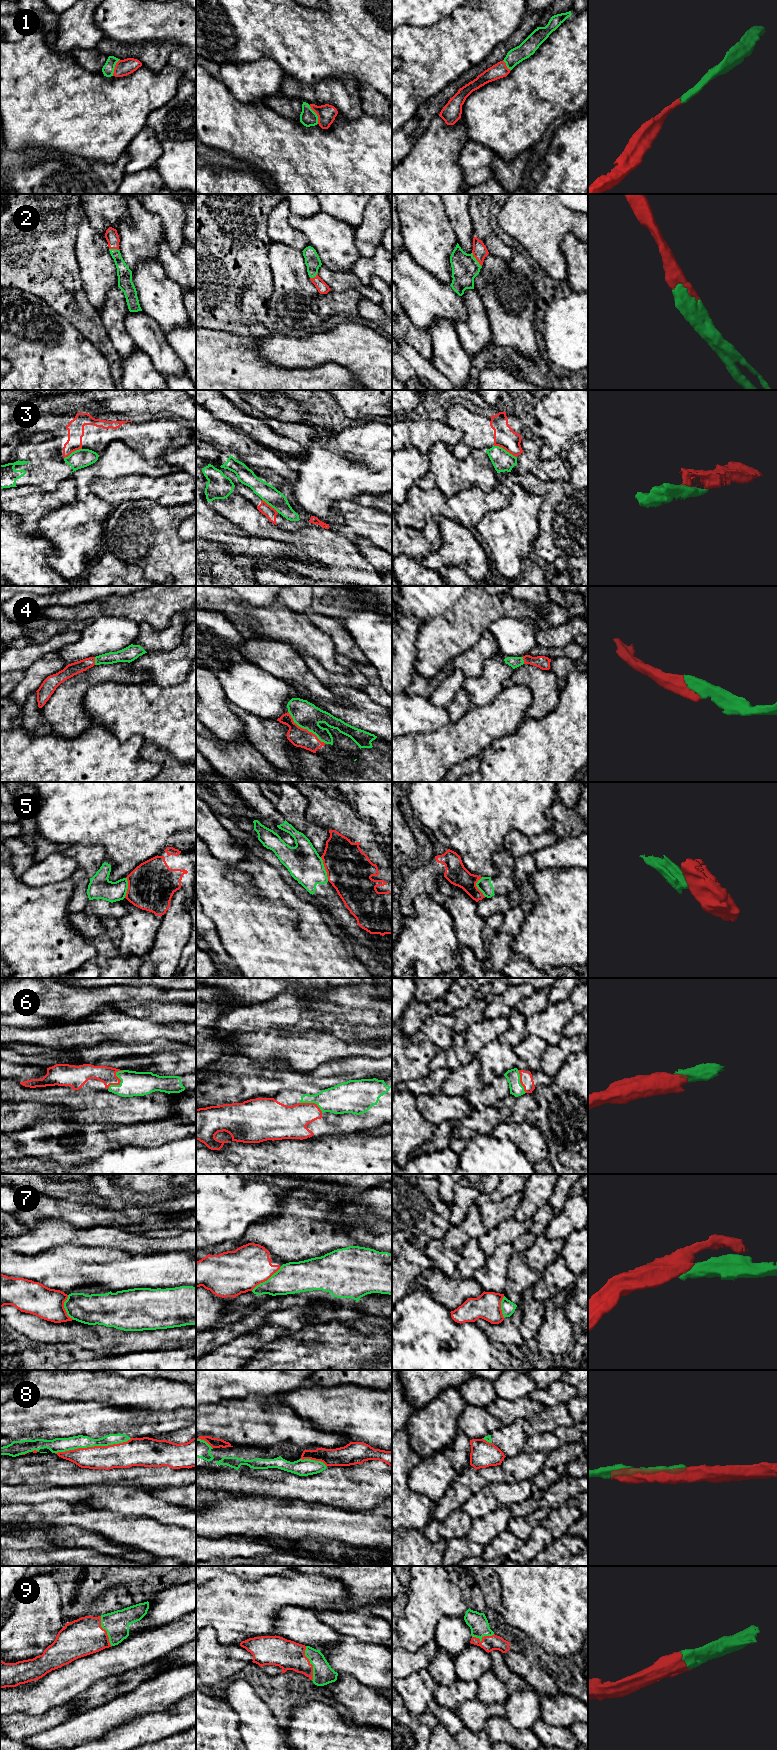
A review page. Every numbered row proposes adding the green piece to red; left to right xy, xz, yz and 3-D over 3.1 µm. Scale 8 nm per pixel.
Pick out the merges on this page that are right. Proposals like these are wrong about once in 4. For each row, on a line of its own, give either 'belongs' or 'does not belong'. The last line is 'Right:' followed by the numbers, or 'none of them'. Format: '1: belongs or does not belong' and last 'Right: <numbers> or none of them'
1: belongs
2: belongs
3: does not belong
4: belongs
5: does not belong
6: belongs
7: does not belong
8: belongs
9: belongs
Right: 1, 2, 4, 6, 8, 9

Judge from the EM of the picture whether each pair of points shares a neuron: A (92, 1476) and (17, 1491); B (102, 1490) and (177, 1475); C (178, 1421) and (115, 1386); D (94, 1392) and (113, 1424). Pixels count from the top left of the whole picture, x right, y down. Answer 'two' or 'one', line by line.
A: two
B: two
C: two
D: two

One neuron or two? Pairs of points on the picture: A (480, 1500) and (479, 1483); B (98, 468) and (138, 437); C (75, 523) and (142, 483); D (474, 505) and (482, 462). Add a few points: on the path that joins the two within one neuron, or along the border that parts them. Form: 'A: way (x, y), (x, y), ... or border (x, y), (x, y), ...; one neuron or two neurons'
A: border (486, 1484), (473, 1494); two neurons
B: border (104, 448), (114, 440), (121, 440), (146, 459); two neurons
C: border (89, 489), (114, 506); two neurons
D: border (494, 488), (483, 491), (469, 487), (455, 494); two neurons

